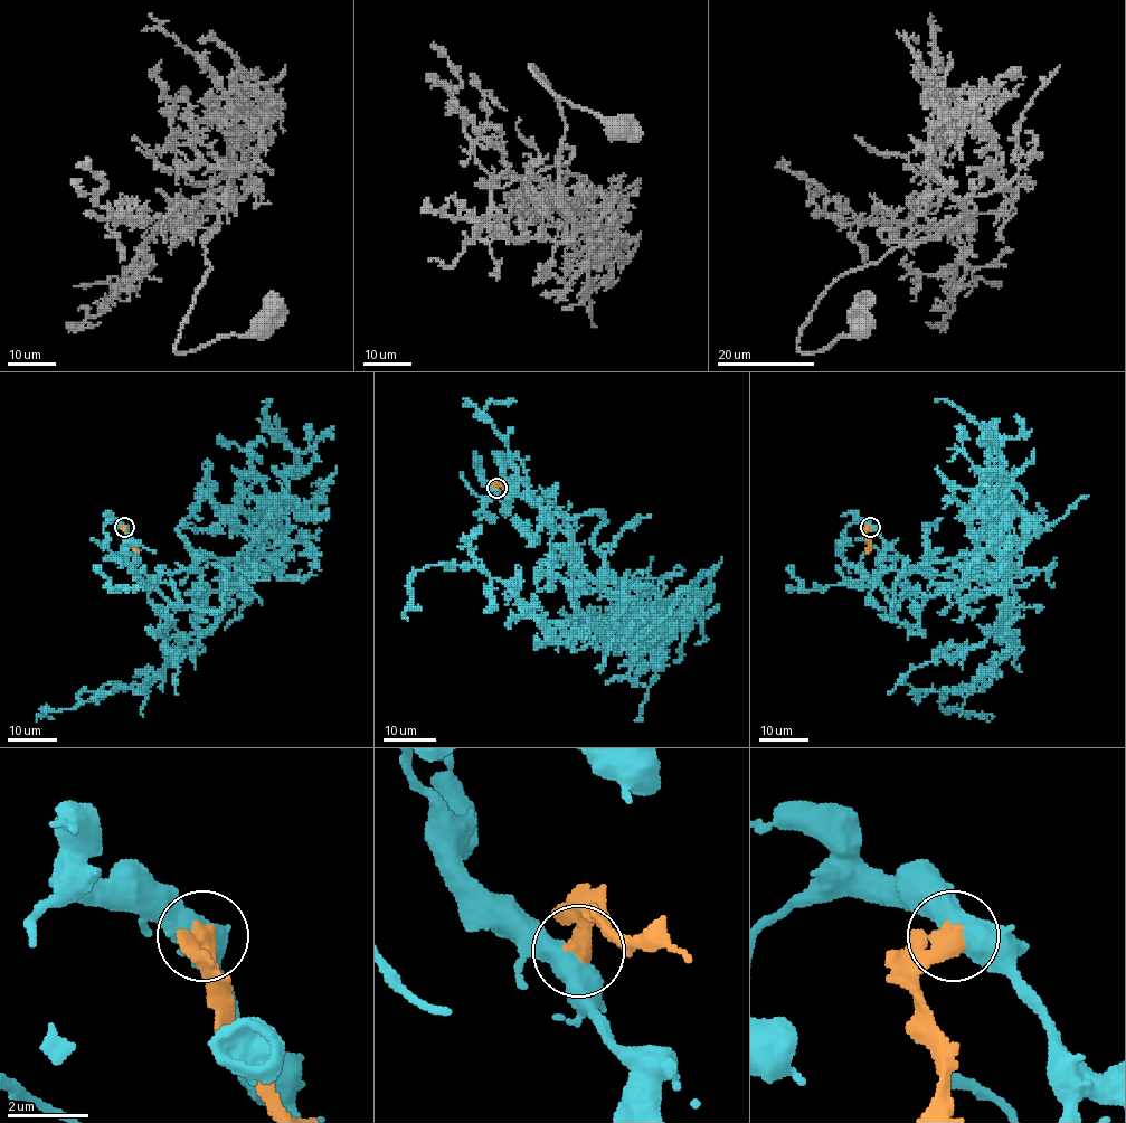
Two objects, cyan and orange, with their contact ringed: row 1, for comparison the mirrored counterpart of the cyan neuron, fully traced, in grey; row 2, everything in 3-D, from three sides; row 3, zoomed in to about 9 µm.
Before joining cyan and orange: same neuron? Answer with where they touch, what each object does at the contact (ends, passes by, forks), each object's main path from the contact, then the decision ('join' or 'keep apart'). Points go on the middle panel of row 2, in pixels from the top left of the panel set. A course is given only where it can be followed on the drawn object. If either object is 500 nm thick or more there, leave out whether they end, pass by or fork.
at (497, 488); cyan runs (497, 488), (603, 513), (594, 549), (627, 635), (557, 638), (503, 583), (447, 563), (413, 576), (407, 619); orange runs (497, 488), (499, 483), (511, 489); keep apart

